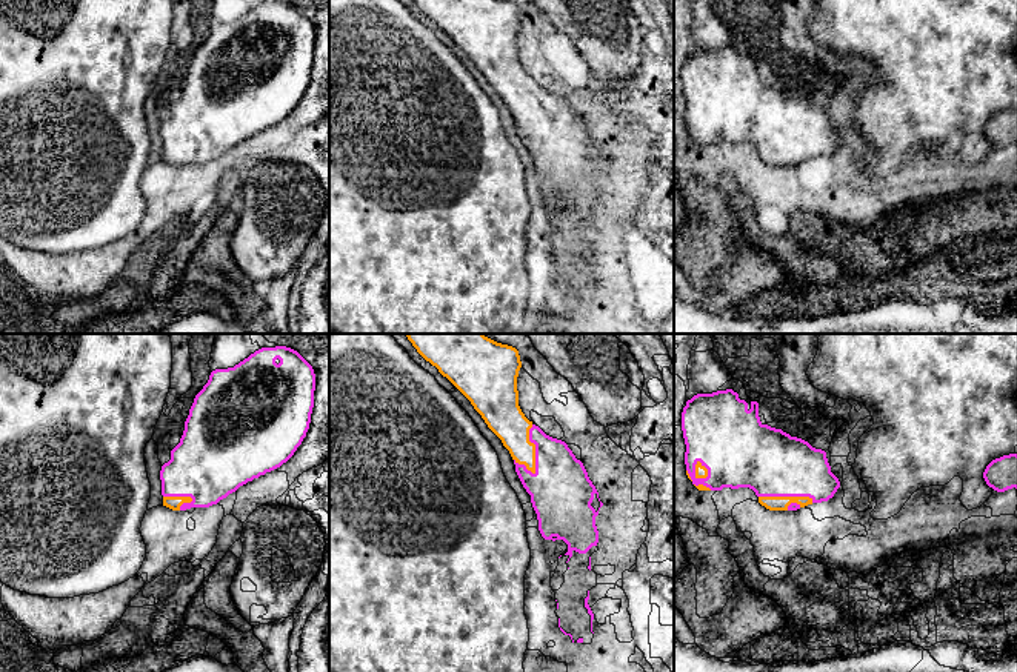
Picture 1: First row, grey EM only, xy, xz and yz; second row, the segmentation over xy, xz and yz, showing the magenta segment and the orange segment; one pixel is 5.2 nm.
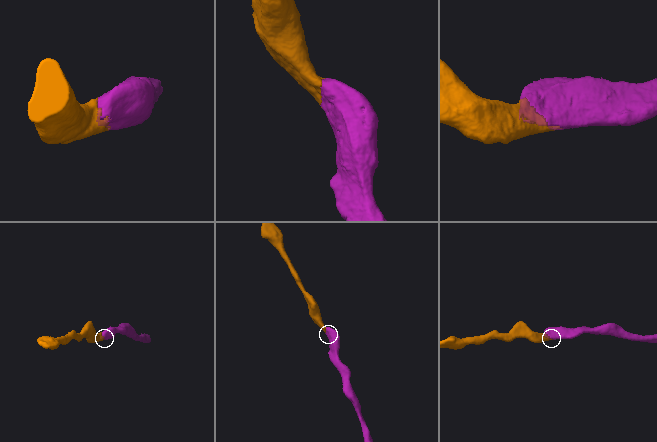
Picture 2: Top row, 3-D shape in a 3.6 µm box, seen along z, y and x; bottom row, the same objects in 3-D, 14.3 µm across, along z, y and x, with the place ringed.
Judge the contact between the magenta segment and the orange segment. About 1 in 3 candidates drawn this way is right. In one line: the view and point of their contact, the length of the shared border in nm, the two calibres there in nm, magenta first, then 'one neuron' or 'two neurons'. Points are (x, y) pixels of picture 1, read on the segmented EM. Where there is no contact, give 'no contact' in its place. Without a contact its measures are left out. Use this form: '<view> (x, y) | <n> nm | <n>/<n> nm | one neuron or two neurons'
xz (536, 449) | 260 nm | 320/190 nm | one neuron

